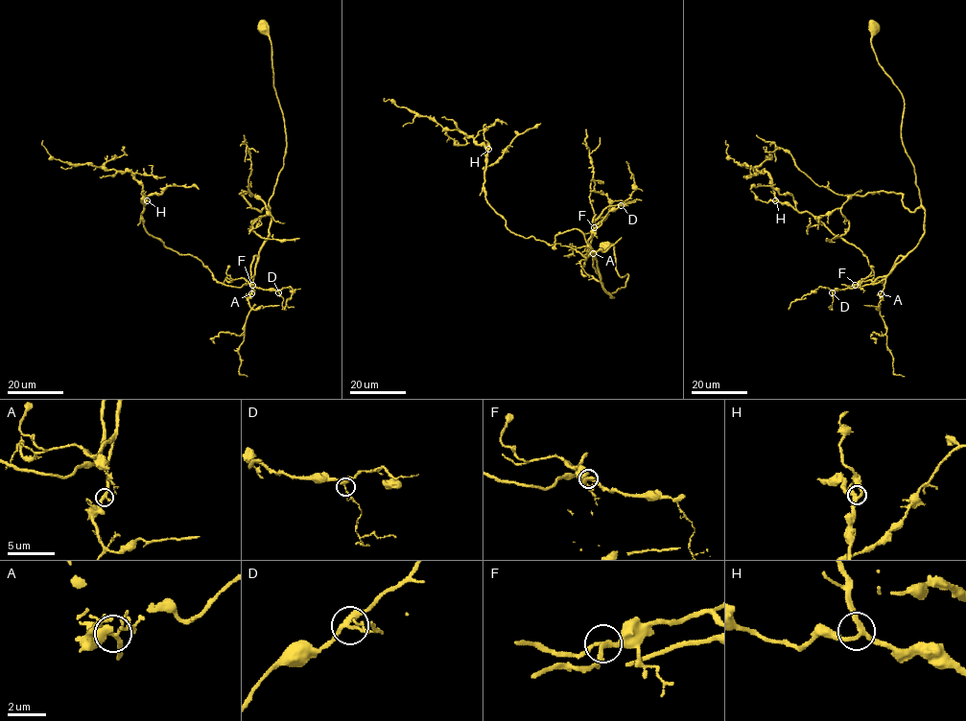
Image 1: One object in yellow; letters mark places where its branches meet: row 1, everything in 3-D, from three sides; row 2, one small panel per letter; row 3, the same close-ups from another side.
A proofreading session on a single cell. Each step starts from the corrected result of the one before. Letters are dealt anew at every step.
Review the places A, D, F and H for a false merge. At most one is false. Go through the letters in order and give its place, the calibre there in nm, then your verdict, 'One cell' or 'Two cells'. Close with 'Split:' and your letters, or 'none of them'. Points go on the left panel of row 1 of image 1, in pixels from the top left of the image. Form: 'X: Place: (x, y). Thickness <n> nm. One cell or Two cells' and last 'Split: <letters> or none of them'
A: Place: (251, 293). Thickness 200 nm. One cell
D: Place: (278, 292). Thickness 200 nm. One cell
F: Place: (252, 285). Thickness 200 nm. One cell
H: Place: (147, 200). Thickness 240 nm. One cell
Split: none of them

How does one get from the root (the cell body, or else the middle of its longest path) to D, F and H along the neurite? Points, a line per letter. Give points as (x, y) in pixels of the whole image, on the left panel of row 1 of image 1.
D: (262, 27), (270, 44), (287, 148), (269, 200), (269, 235), (254, 274), (246, 280), (278, 292)
F: (262, 27), (270, 44), (287, 148), (269, 200), (269, 235), (254, 274), (246, 280), (252, 285)
H: (262, 27), (287, 148), (248, 283), (218, 282), (197, 258), (150, 235), (147, 200)

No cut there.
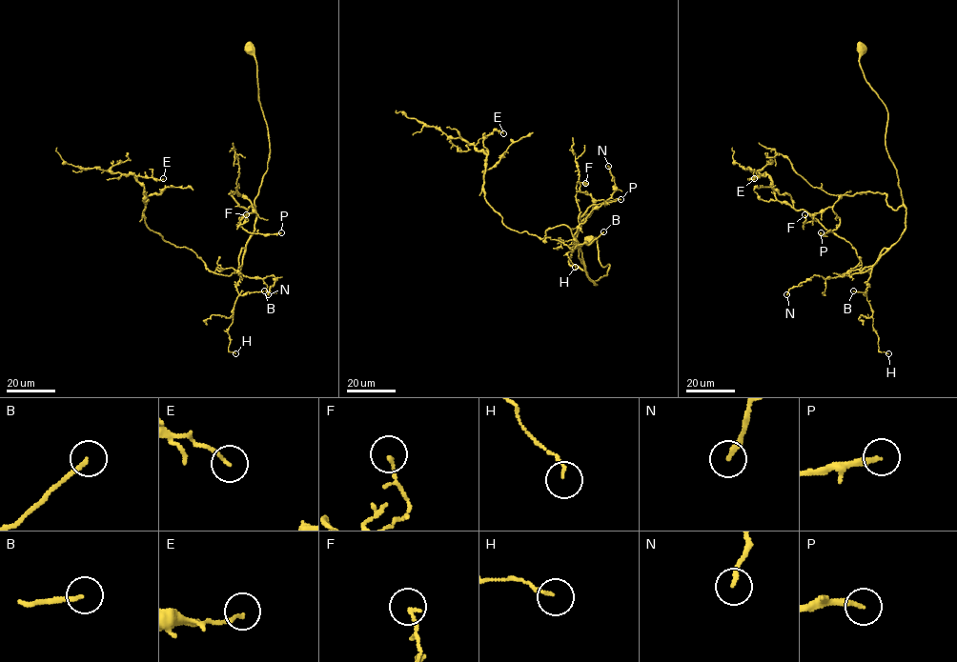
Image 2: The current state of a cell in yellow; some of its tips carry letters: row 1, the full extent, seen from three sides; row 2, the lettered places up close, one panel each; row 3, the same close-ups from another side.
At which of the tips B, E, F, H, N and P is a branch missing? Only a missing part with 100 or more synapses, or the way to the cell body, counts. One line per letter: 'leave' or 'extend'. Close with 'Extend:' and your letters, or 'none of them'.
B: leave
E: leave
F: leave
H: leave
N: leave
P: leave
Extend: none of them

